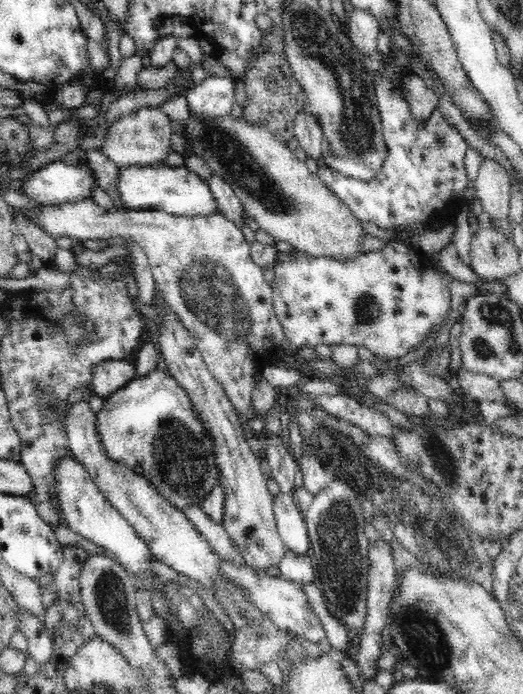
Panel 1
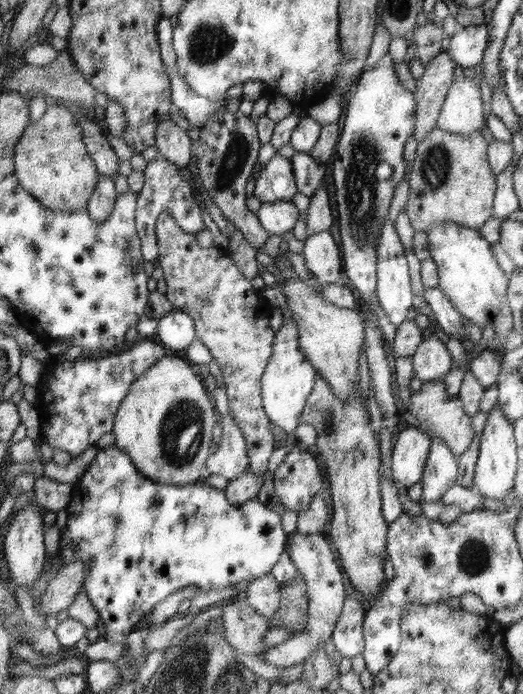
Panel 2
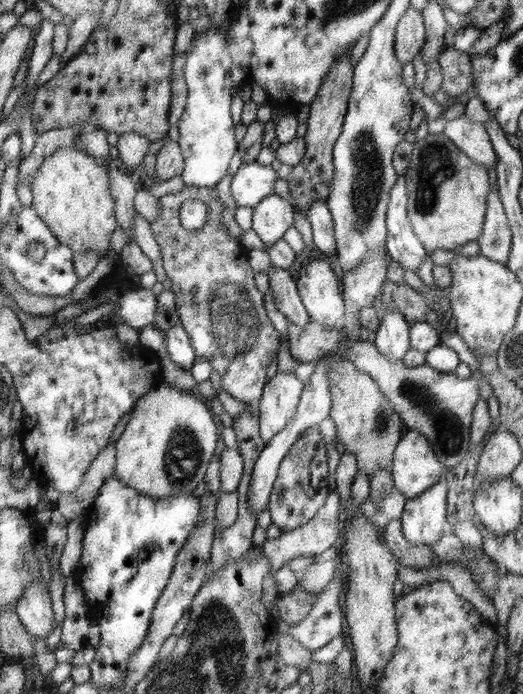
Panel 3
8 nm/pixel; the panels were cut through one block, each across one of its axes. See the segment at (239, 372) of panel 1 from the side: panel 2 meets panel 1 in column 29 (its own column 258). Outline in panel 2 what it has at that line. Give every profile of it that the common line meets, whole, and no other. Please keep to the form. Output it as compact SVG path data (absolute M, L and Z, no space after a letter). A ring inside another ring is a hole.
M292 201L267 202L261 204L256 216L270 235L282 235L294 228L300 218L300 210Z

